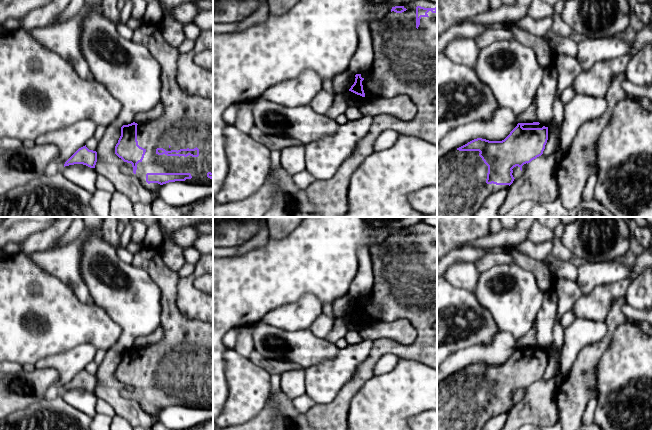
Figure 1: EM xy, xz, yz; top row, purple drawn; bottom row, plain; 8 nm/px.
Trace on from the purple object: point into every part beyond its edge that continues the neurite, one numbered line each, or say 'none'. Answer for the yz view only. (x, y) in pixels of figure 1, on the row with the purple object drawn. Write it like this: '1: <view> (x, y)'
1: yz (461, 175)

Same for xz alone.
1: xz (405, 58)

